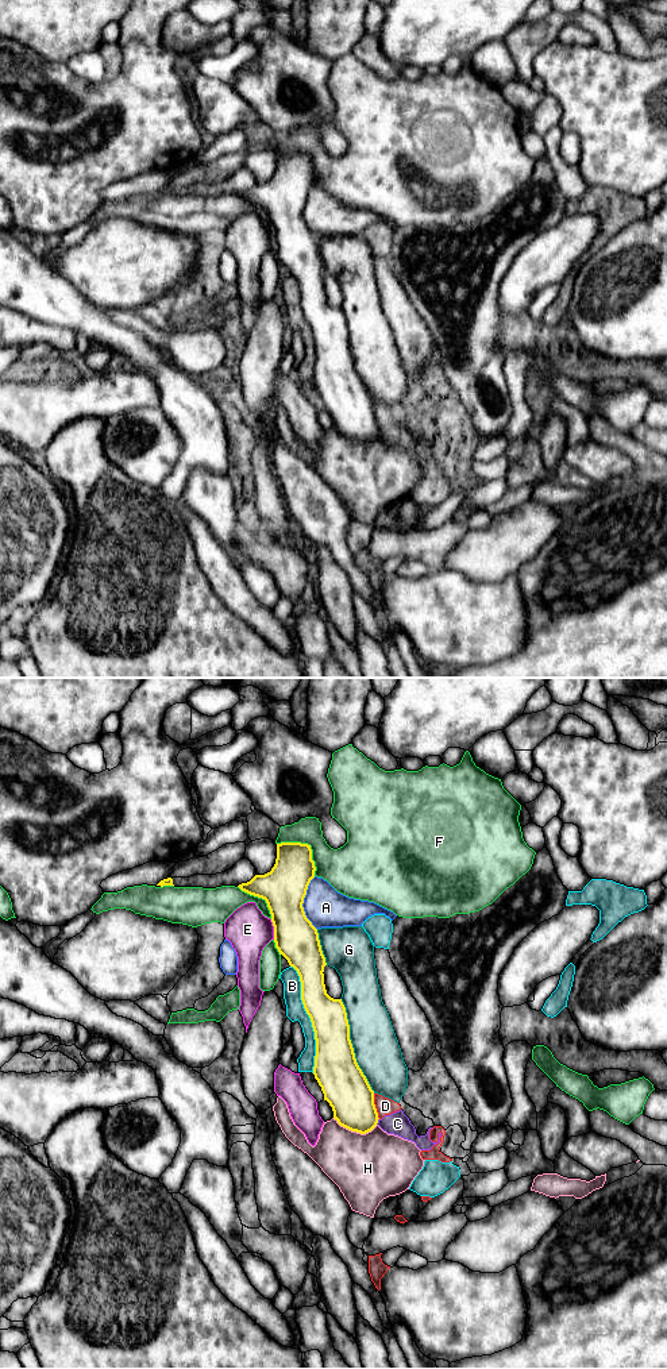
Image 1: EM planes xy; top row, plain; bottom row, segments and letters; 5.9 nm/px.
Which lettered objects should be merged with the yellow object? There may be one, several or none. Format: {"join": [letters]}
{"join": []}

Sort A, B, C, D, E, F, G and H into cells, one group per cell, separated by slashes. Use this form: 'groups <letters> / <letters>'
groups A / B C D / E / F / G / H

